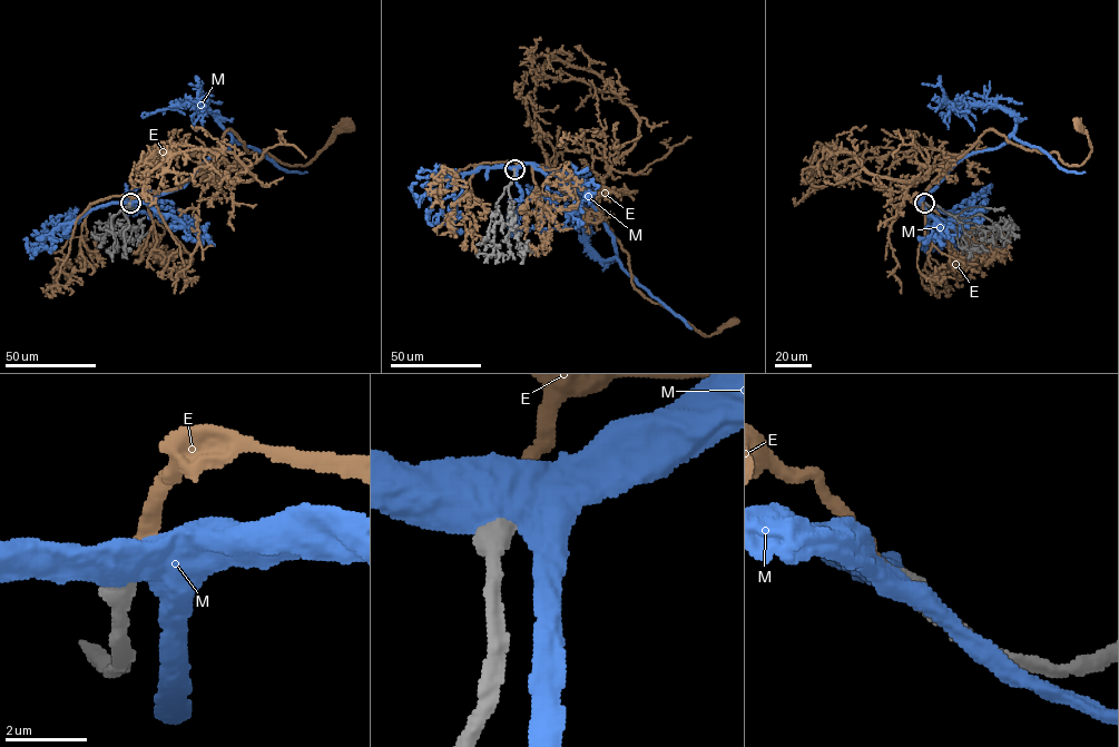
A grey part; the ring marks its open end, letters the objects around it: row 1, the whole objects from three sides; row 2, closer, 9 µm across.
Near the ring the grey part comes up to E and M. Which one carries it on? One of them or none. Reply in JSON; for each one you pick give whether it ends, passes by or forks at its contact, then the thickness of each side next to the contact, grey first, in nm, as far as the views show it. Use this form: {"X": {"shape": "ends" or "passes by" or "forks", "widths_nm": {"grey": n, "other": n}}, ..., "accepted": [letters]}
{"E": {"shape": "ends", "widths_nm": {"grey": 550, "other": 340}}, "accepted": ["E"]}

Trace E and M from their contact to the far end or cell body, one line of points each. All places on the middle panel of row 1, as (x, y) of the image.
E: (514, 168), (520, 163), (561, 171), (596, 195), (645, 297), (702, 334), (733, 322)
M: (514, 169), (537, 164), (570, 183), (616, 255), (600, 259), (588, 245), (576, 195), (533, 194), (527, 184)

